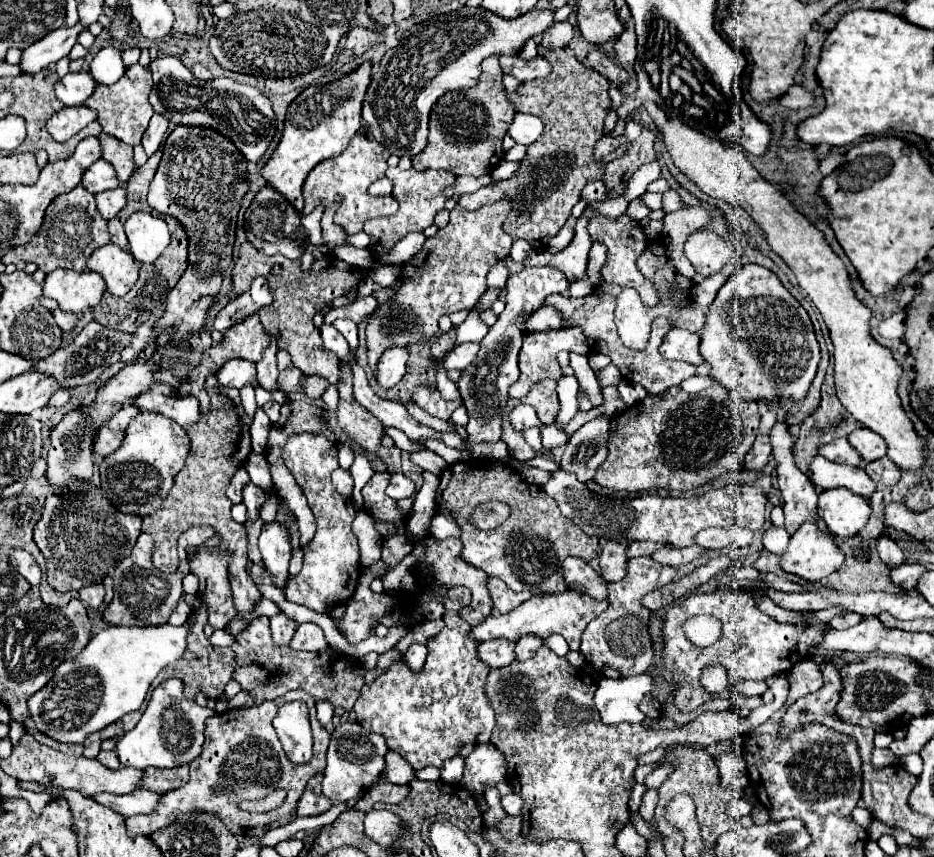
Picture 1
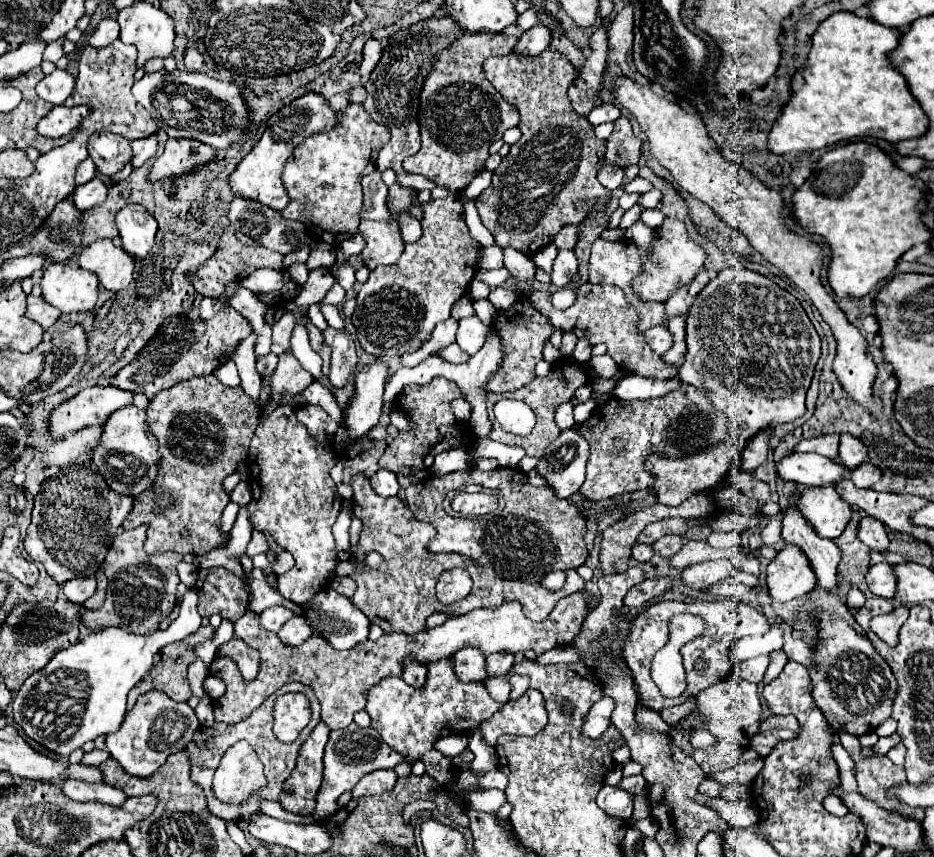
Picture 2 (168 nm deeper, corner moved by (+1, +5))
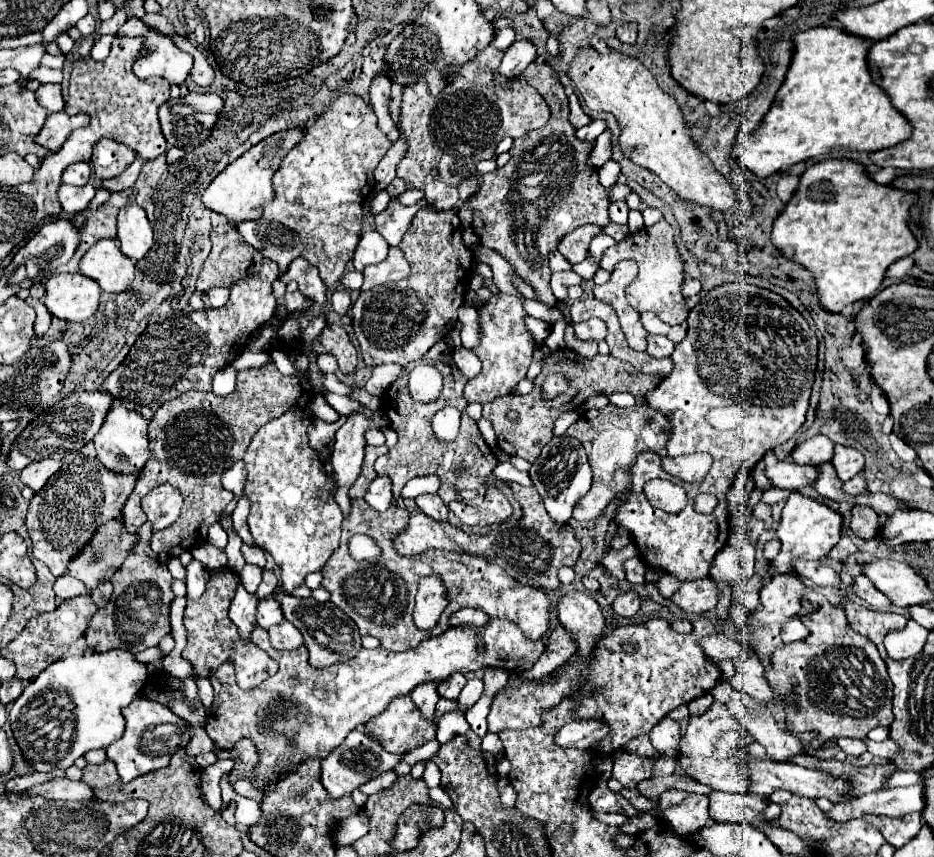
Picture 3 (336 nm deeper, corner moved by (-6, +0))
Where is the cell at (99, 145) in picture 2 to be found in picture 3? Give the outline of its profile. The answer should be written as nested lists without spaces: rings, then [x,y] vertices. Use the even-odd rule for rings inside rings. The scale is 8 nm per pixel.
[[[101,138],[93,146],[91,166],[97,178],[107,180],[107,178],[115,178],[121,172],[125,172],[133,160],[135,160],[135,152],[127,144],[121,144],[109,138]]]

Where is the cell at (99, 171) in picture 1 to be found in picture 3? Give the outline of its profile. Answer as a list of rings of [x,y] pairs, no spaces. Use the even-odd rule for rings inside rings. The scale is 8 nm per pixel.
[[[77,162],[77,164],[71,164],[63,172],[63,182],[71,184],[71,186],[83,186],[89,182],[89,176],[91,176],[89,162]]]

